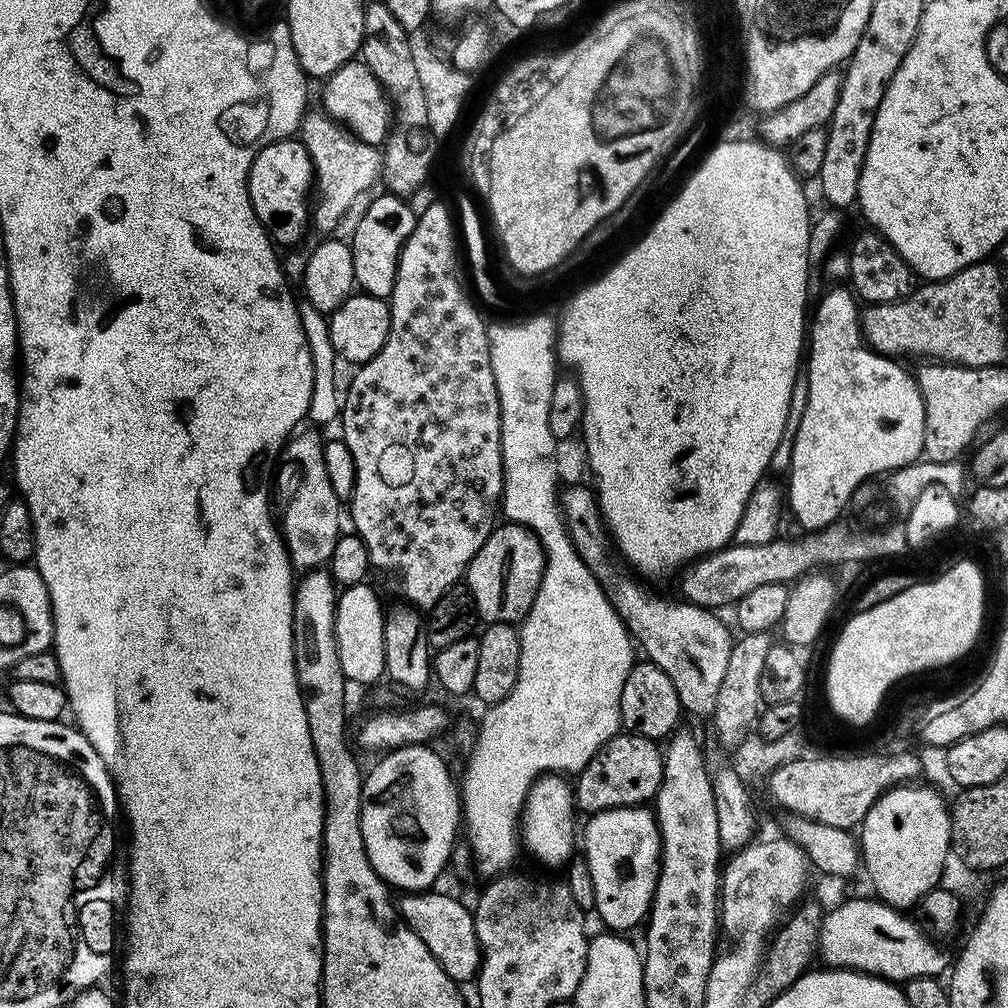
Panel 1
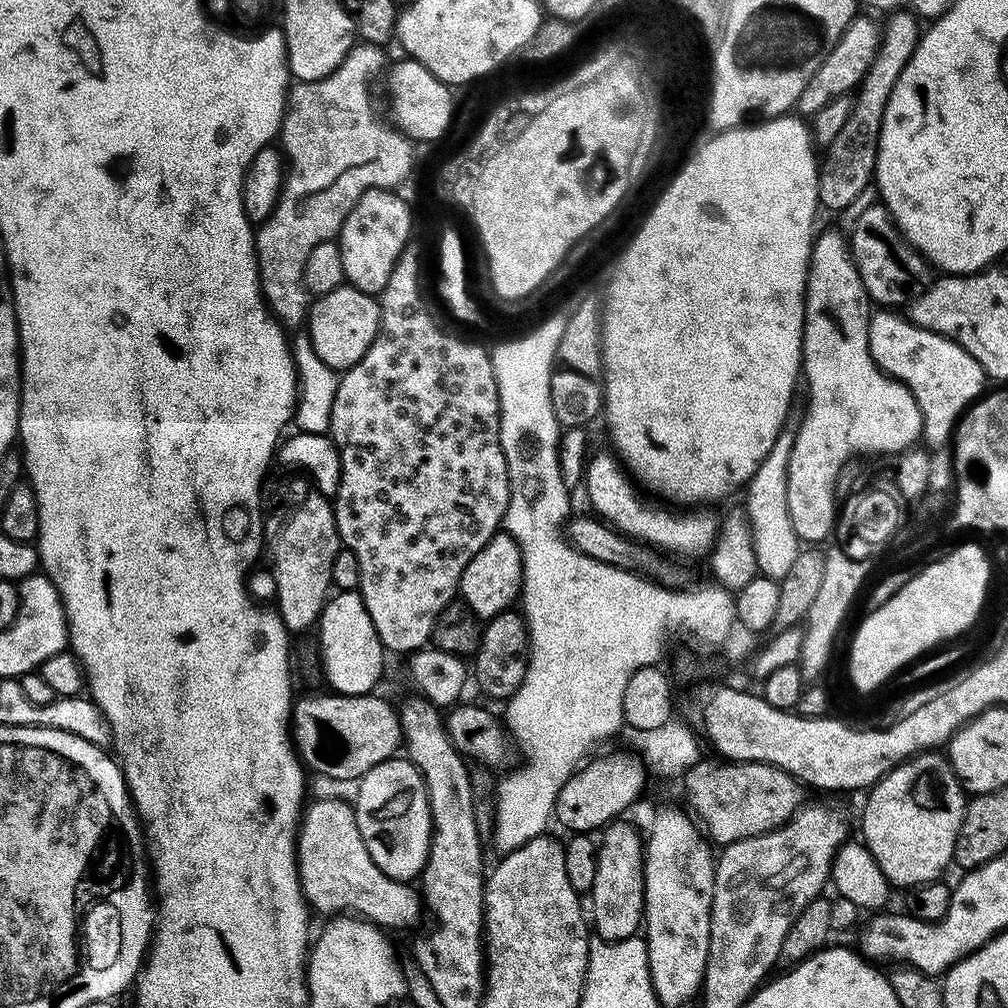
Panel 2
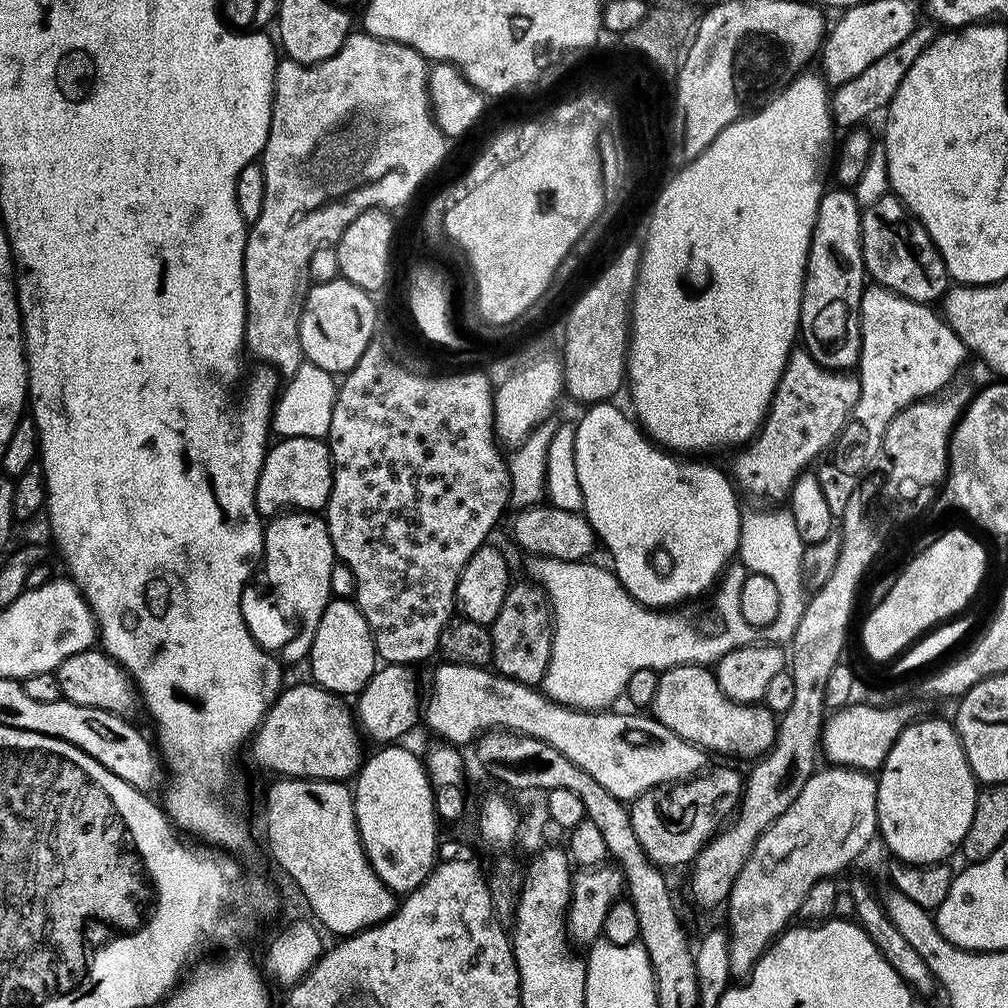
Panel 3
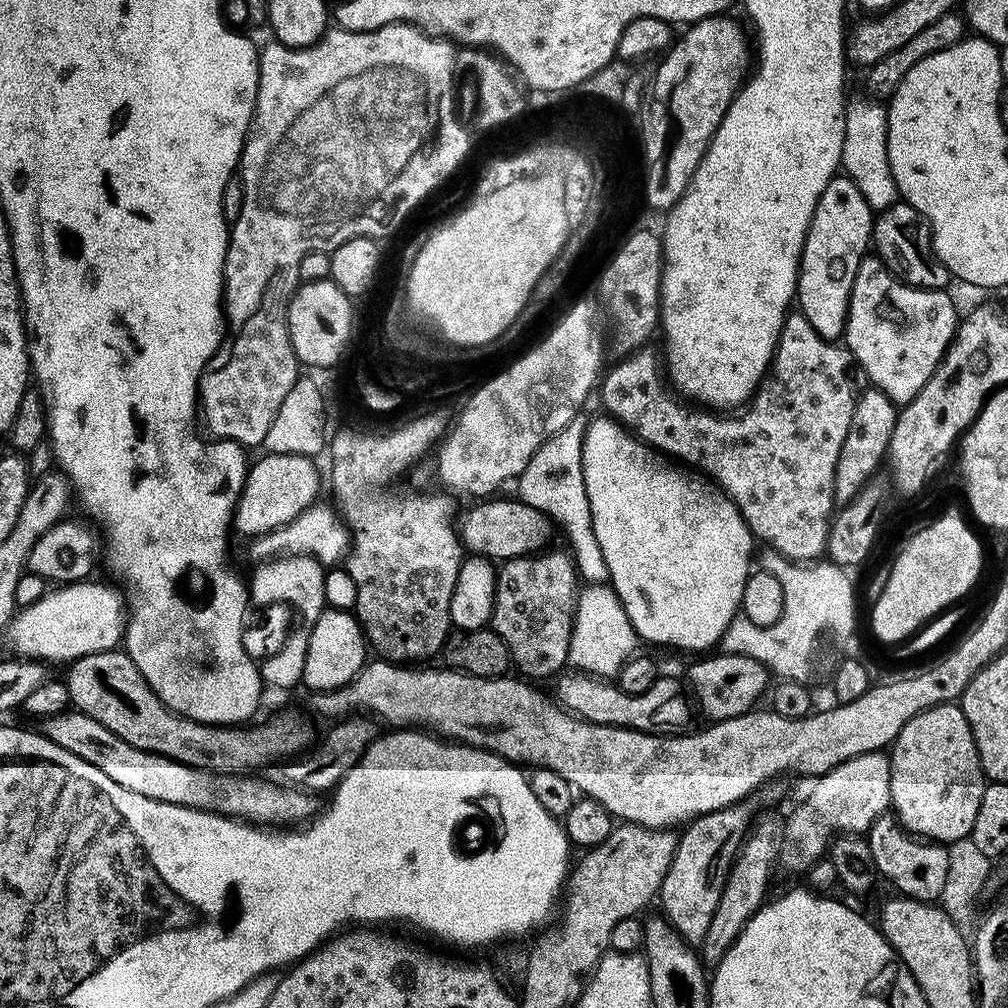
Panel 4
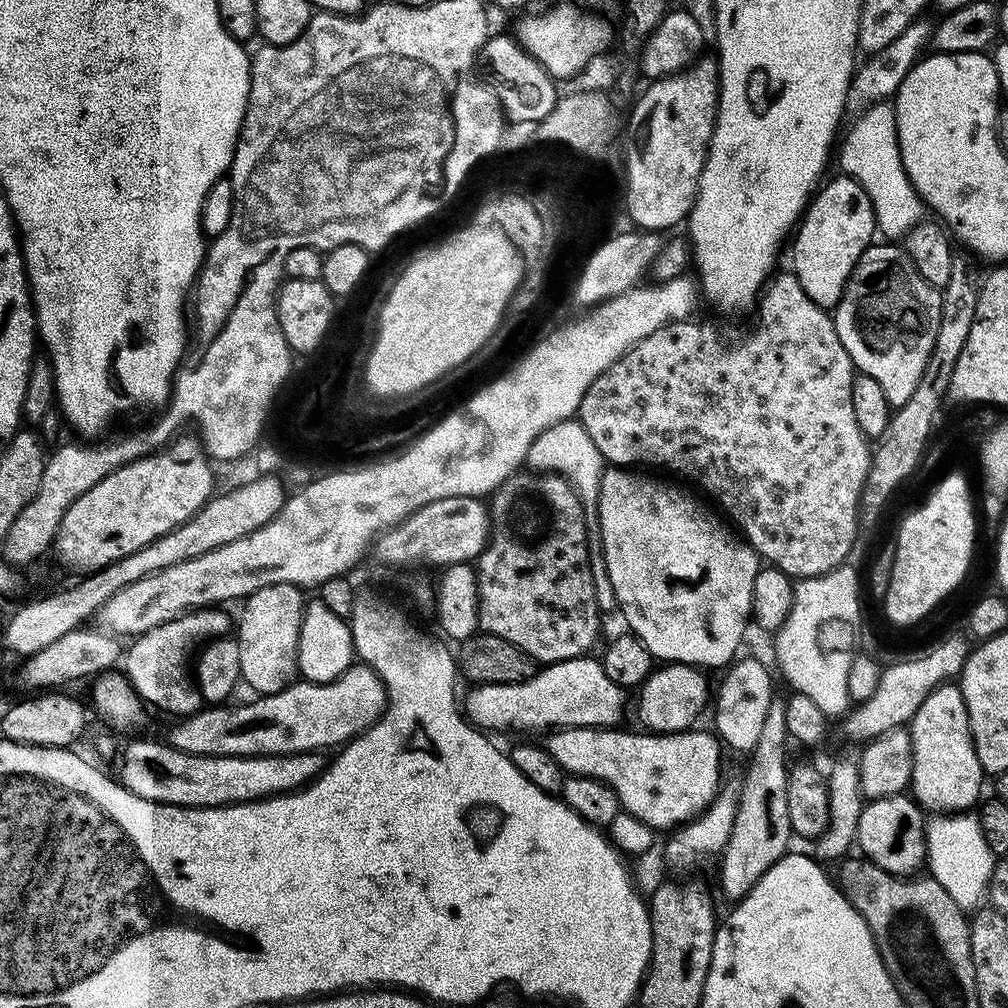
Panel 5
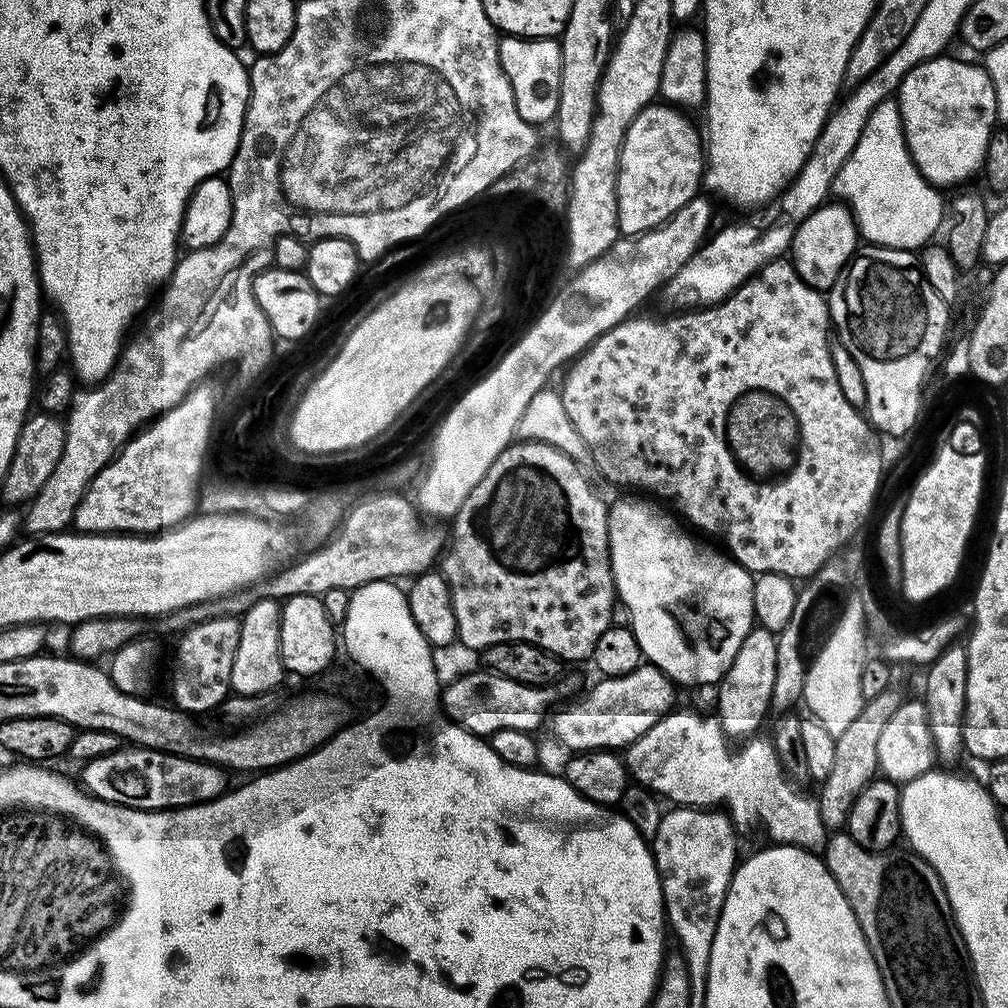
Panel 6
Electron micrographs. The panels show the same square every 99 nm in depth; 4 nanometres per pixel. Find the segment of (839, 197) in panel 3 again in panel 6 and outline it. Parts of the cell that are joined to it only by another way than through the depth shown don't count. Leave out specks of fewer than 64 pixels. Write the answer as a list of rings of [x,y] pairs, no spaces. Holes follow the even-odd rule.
[[[828,202],[798,226],[792,239],[790,262],[810,287],[831,290],[843,274],[845,265],[857,255],[856,240],[858,233],[852,213],[843,203]]]

